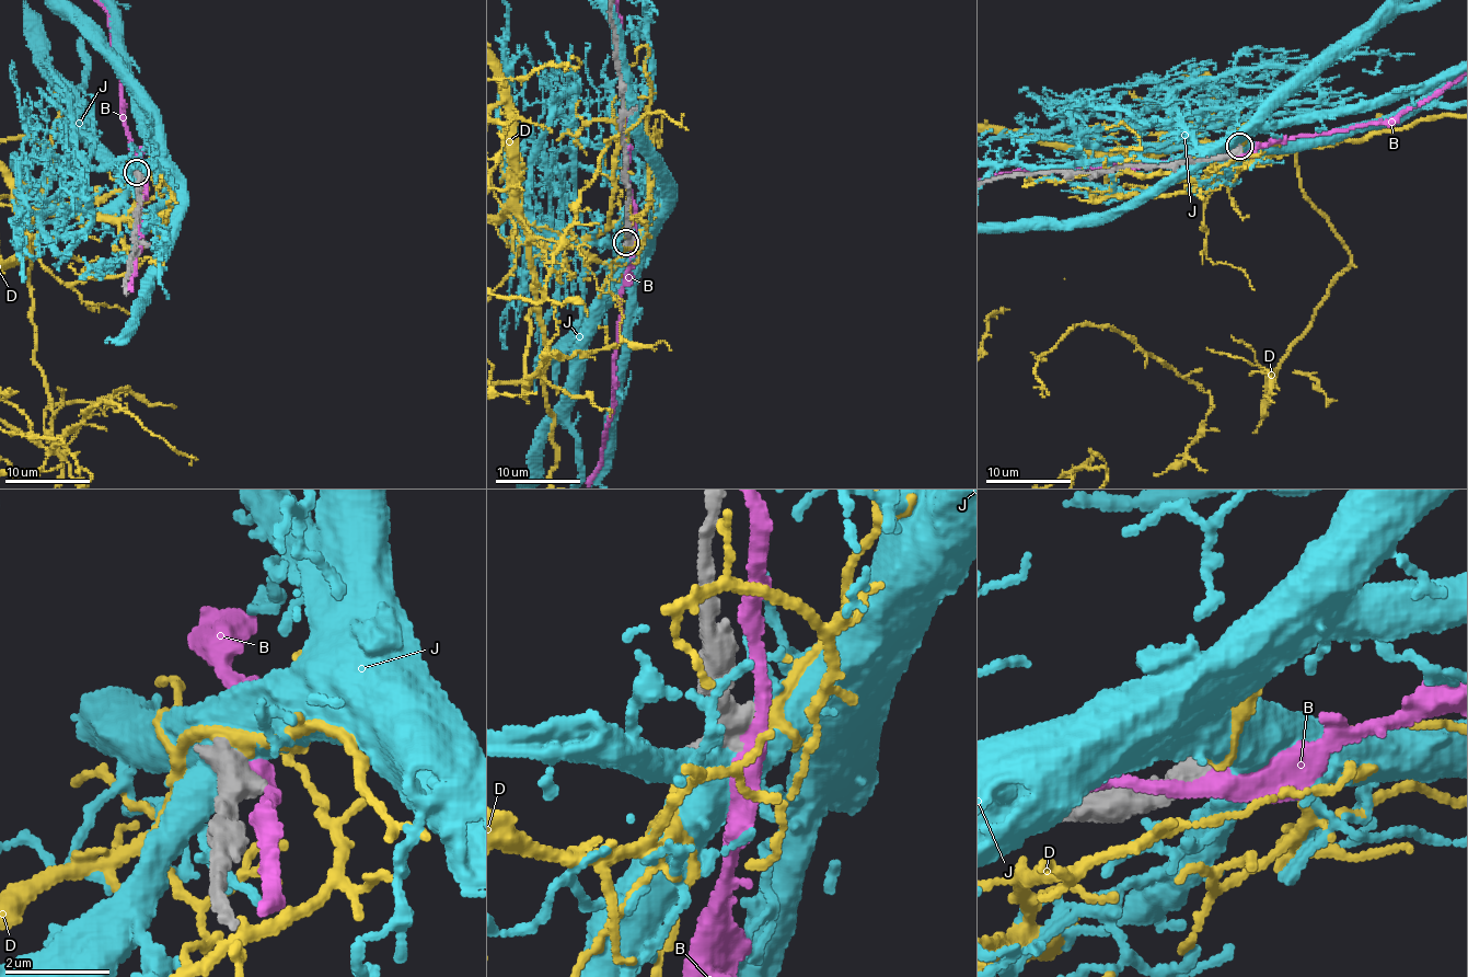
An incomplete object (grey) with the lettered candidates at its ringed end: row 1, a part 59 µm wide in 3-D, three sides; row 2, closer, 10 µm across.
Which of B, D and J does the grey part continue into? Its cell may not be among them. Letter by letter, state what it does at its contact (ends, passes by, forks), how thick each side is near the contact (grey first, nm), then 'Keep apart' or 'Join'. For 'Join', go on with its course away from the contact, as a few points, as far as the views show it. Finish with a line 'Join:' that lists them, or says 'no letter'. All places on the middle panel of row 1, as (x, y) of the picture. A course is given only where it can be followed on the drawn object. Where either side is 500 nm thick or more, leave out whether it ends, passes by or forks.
B: Thickness 650 nm (grey) against 360 nm. Keep apart
D: Thickness 600 nm (grey) against 200 nm. Keep apart
J: Thickness 600 nm (grey) against 650 nm. Keep apart
Join: no letter

